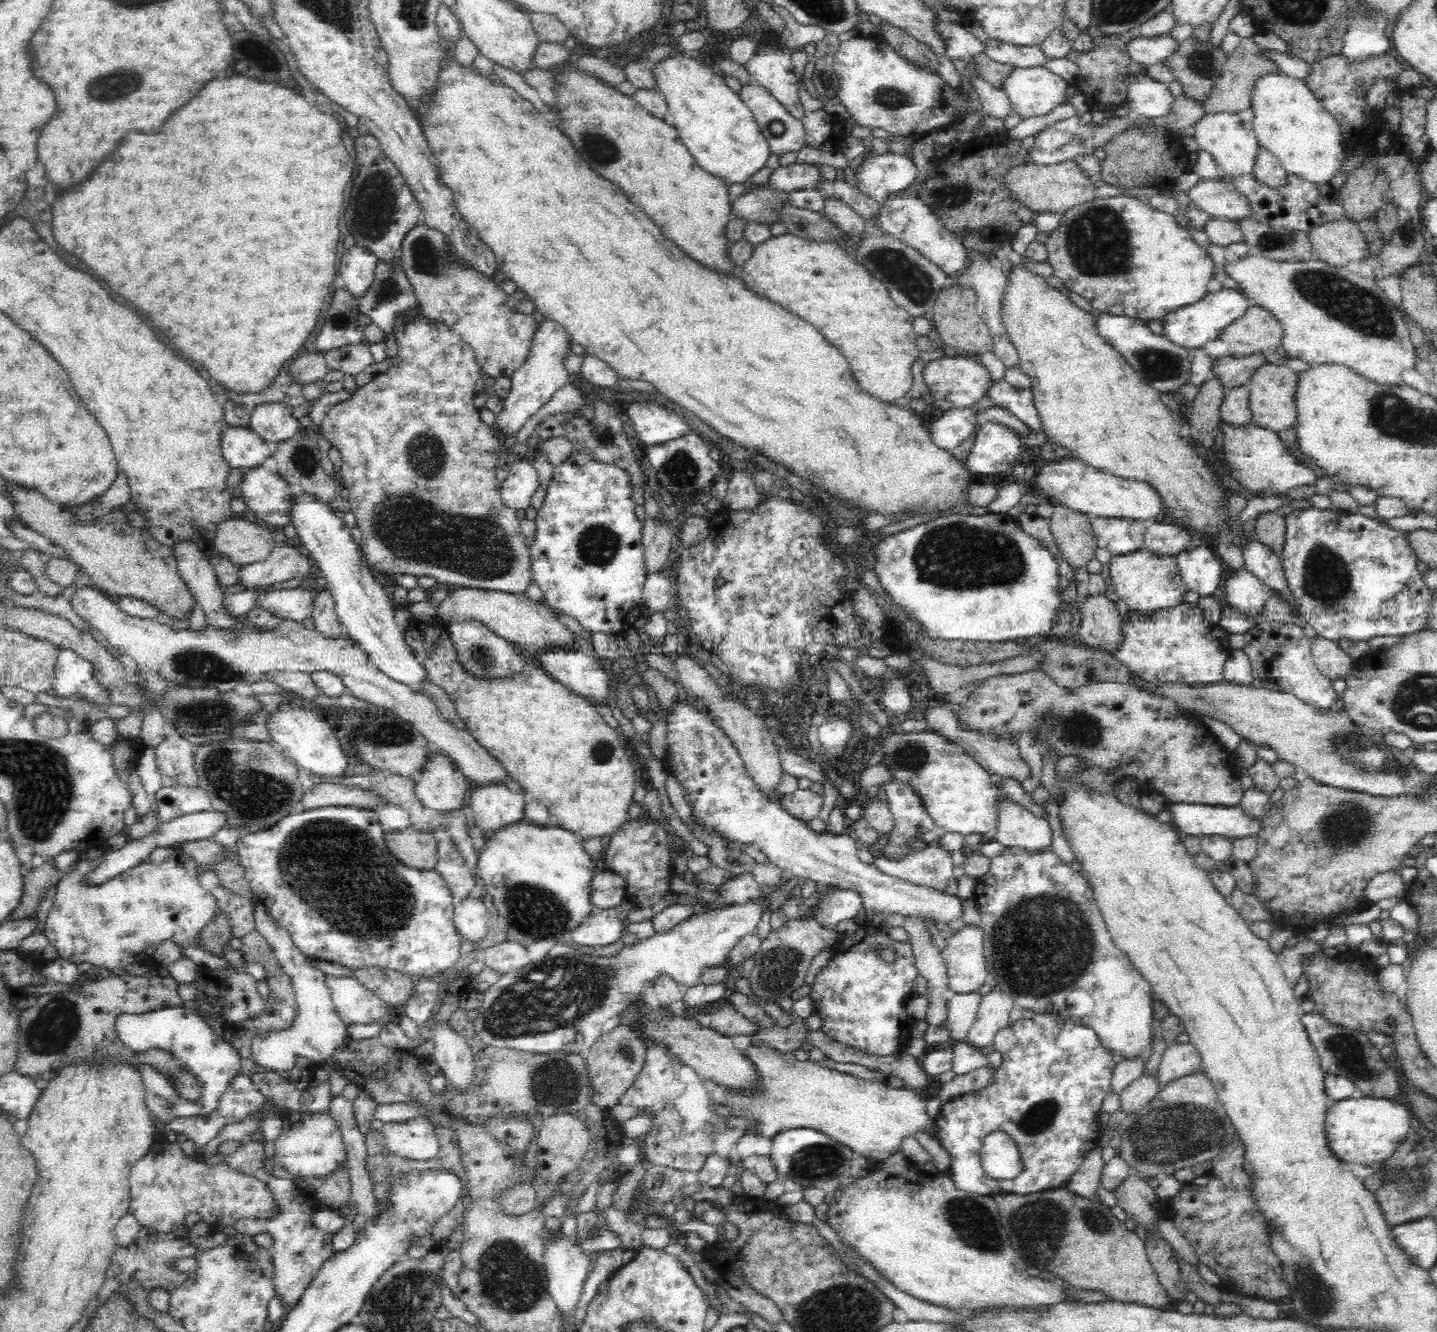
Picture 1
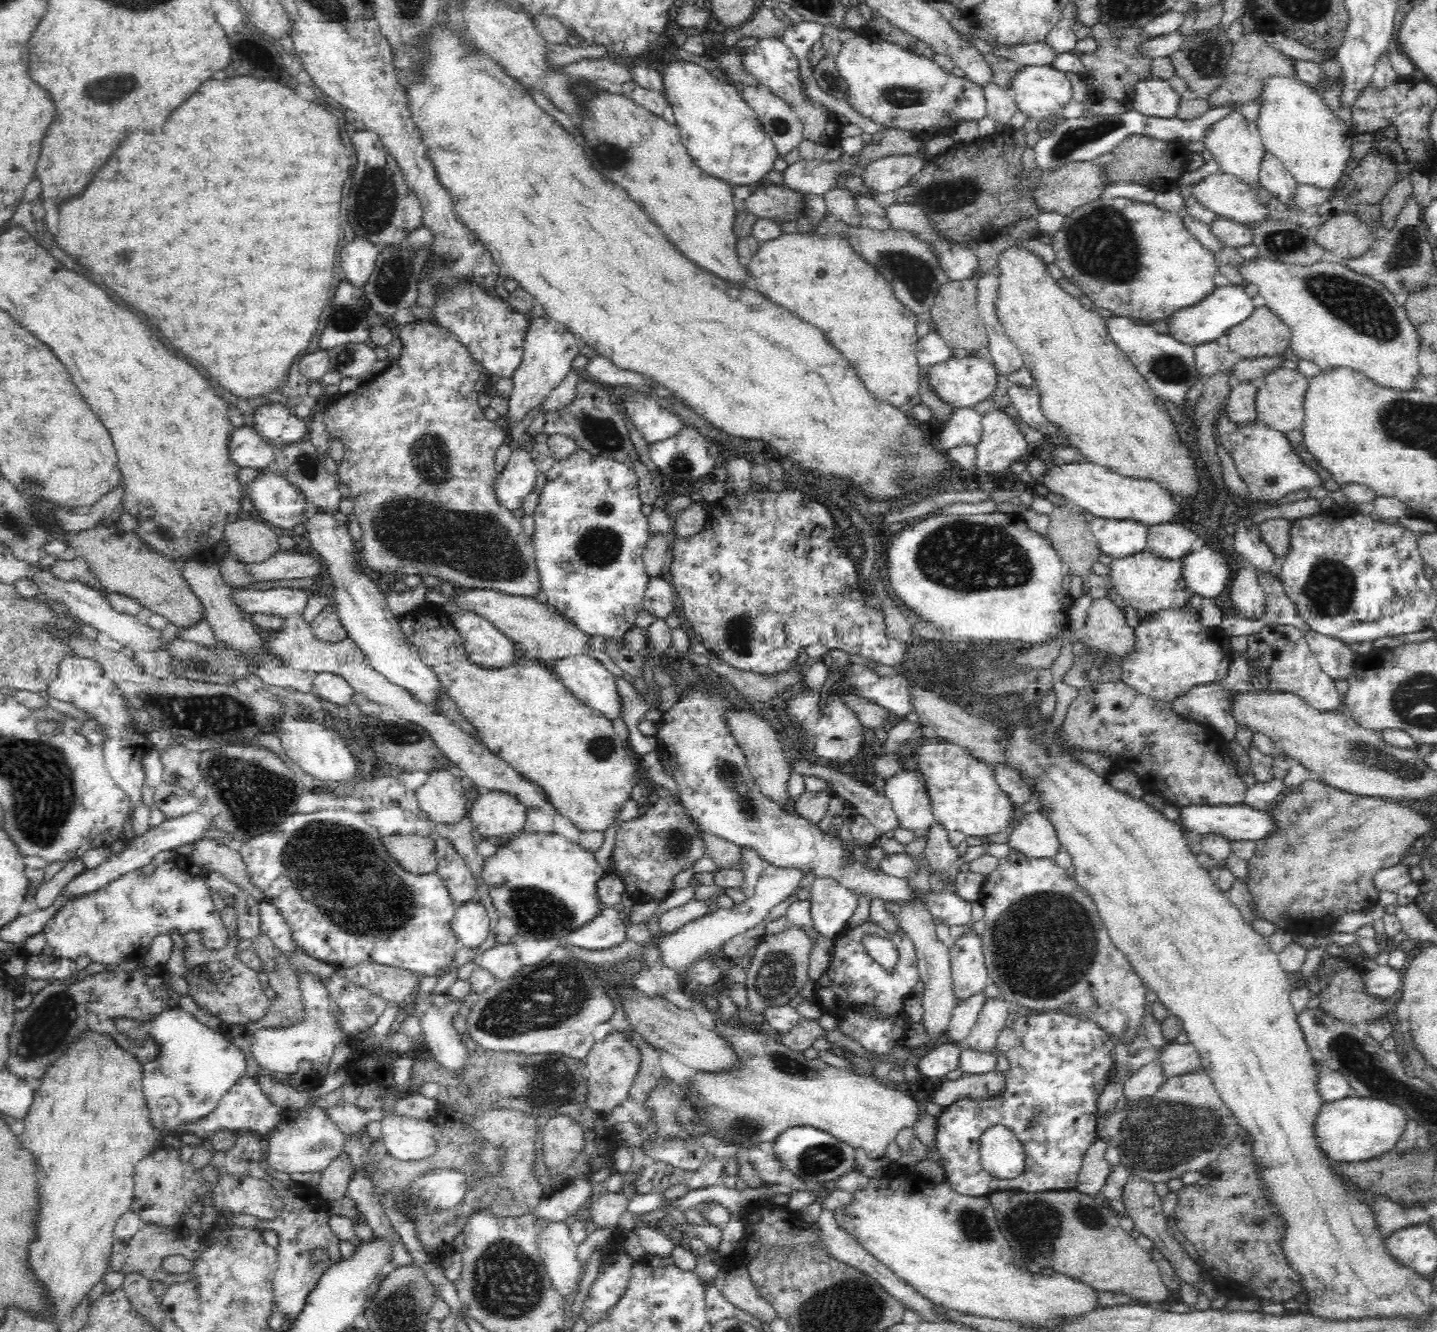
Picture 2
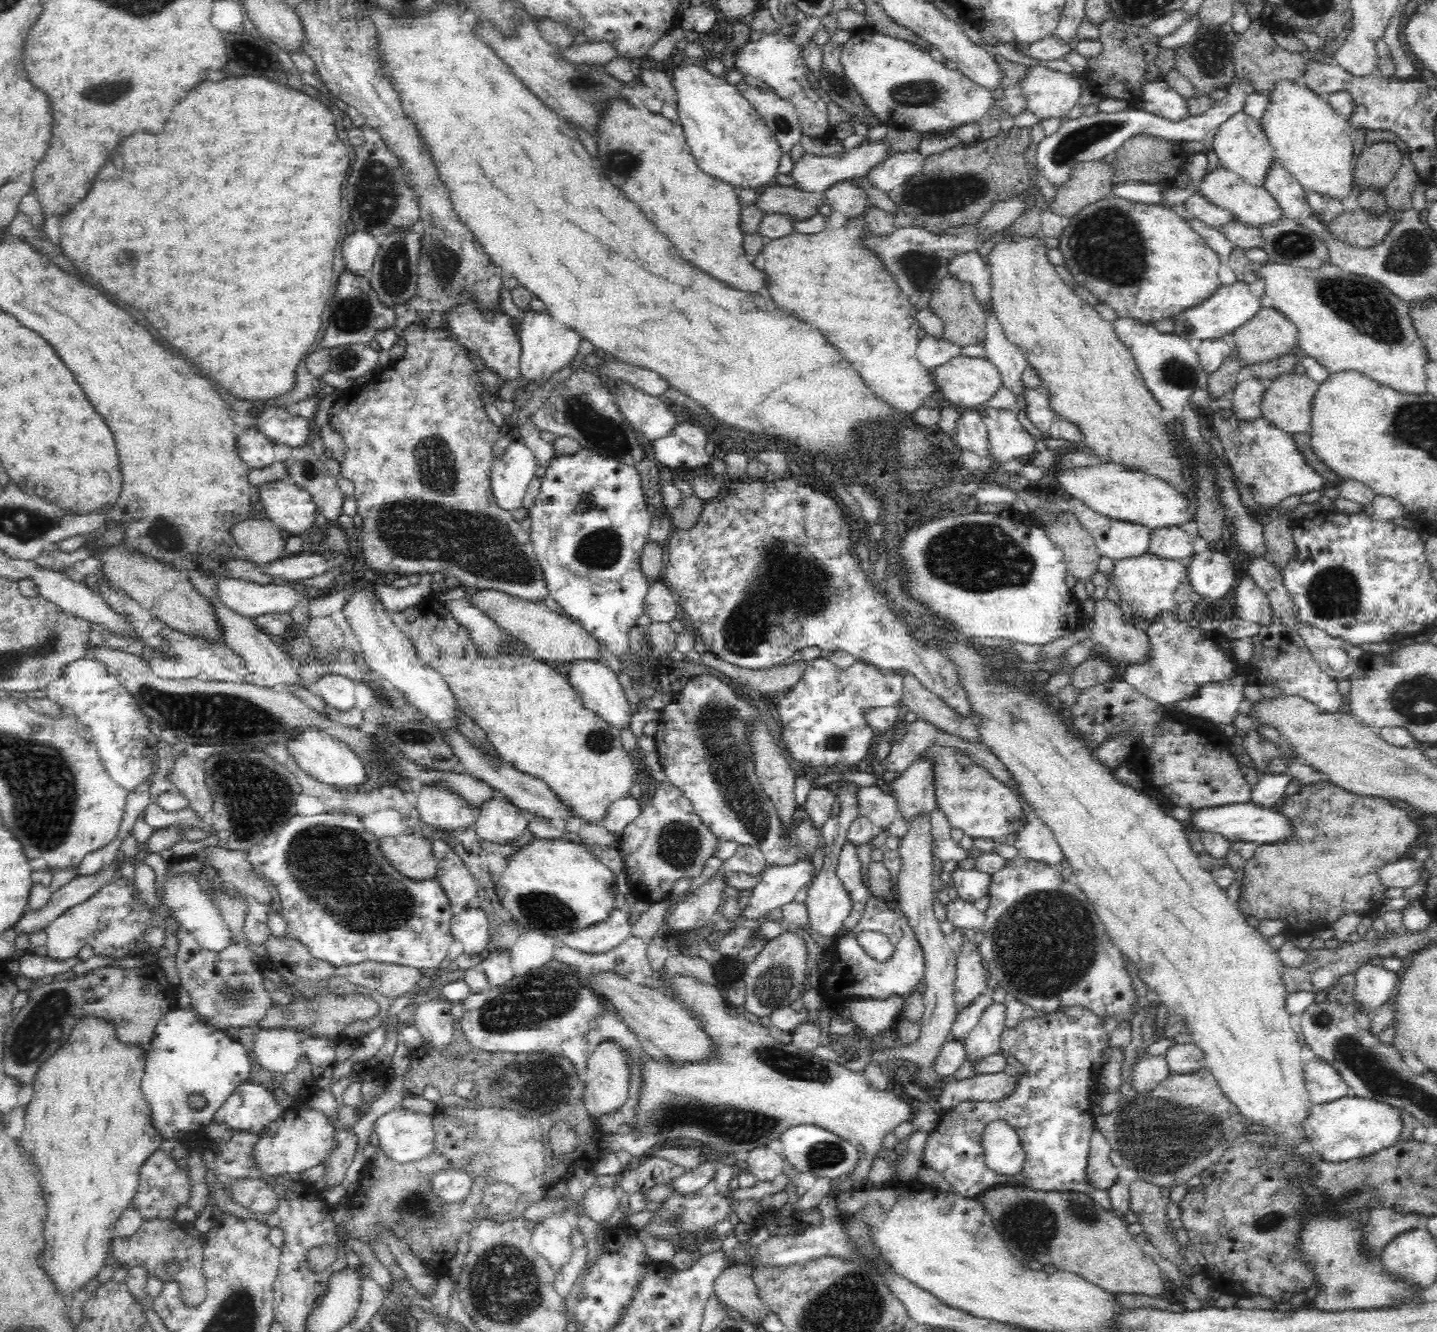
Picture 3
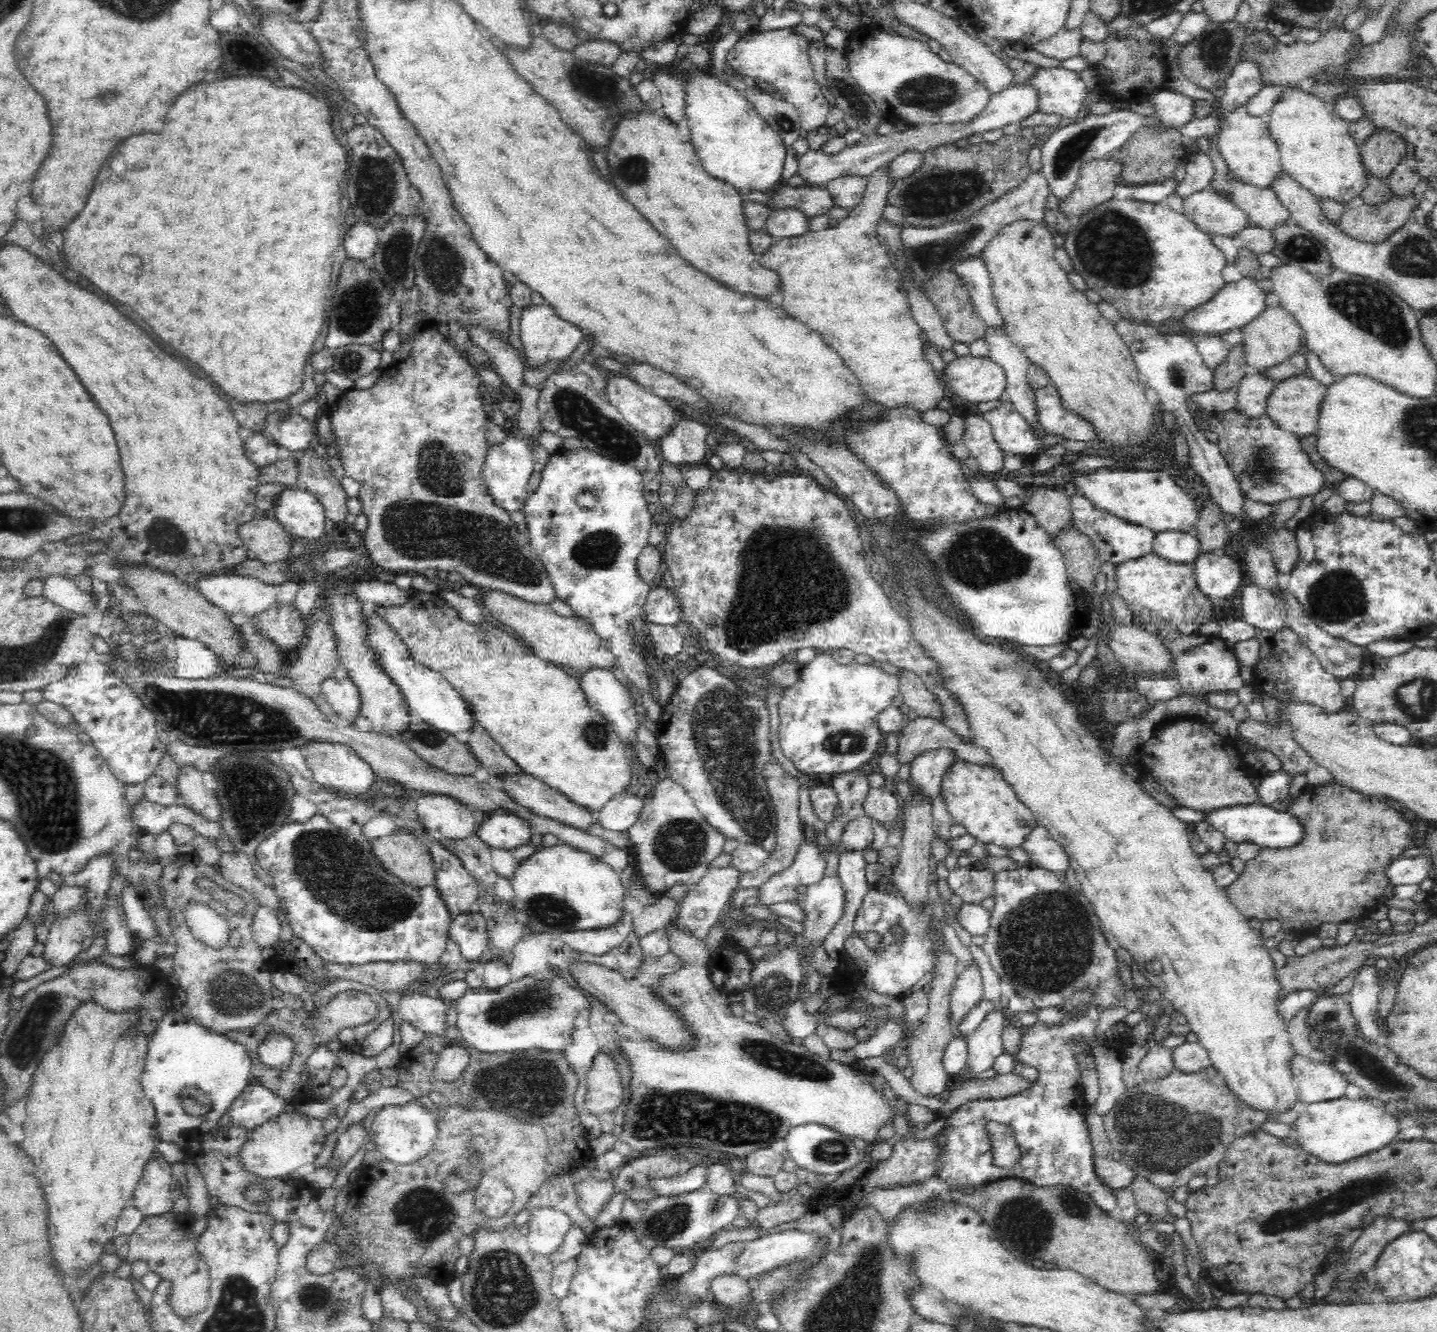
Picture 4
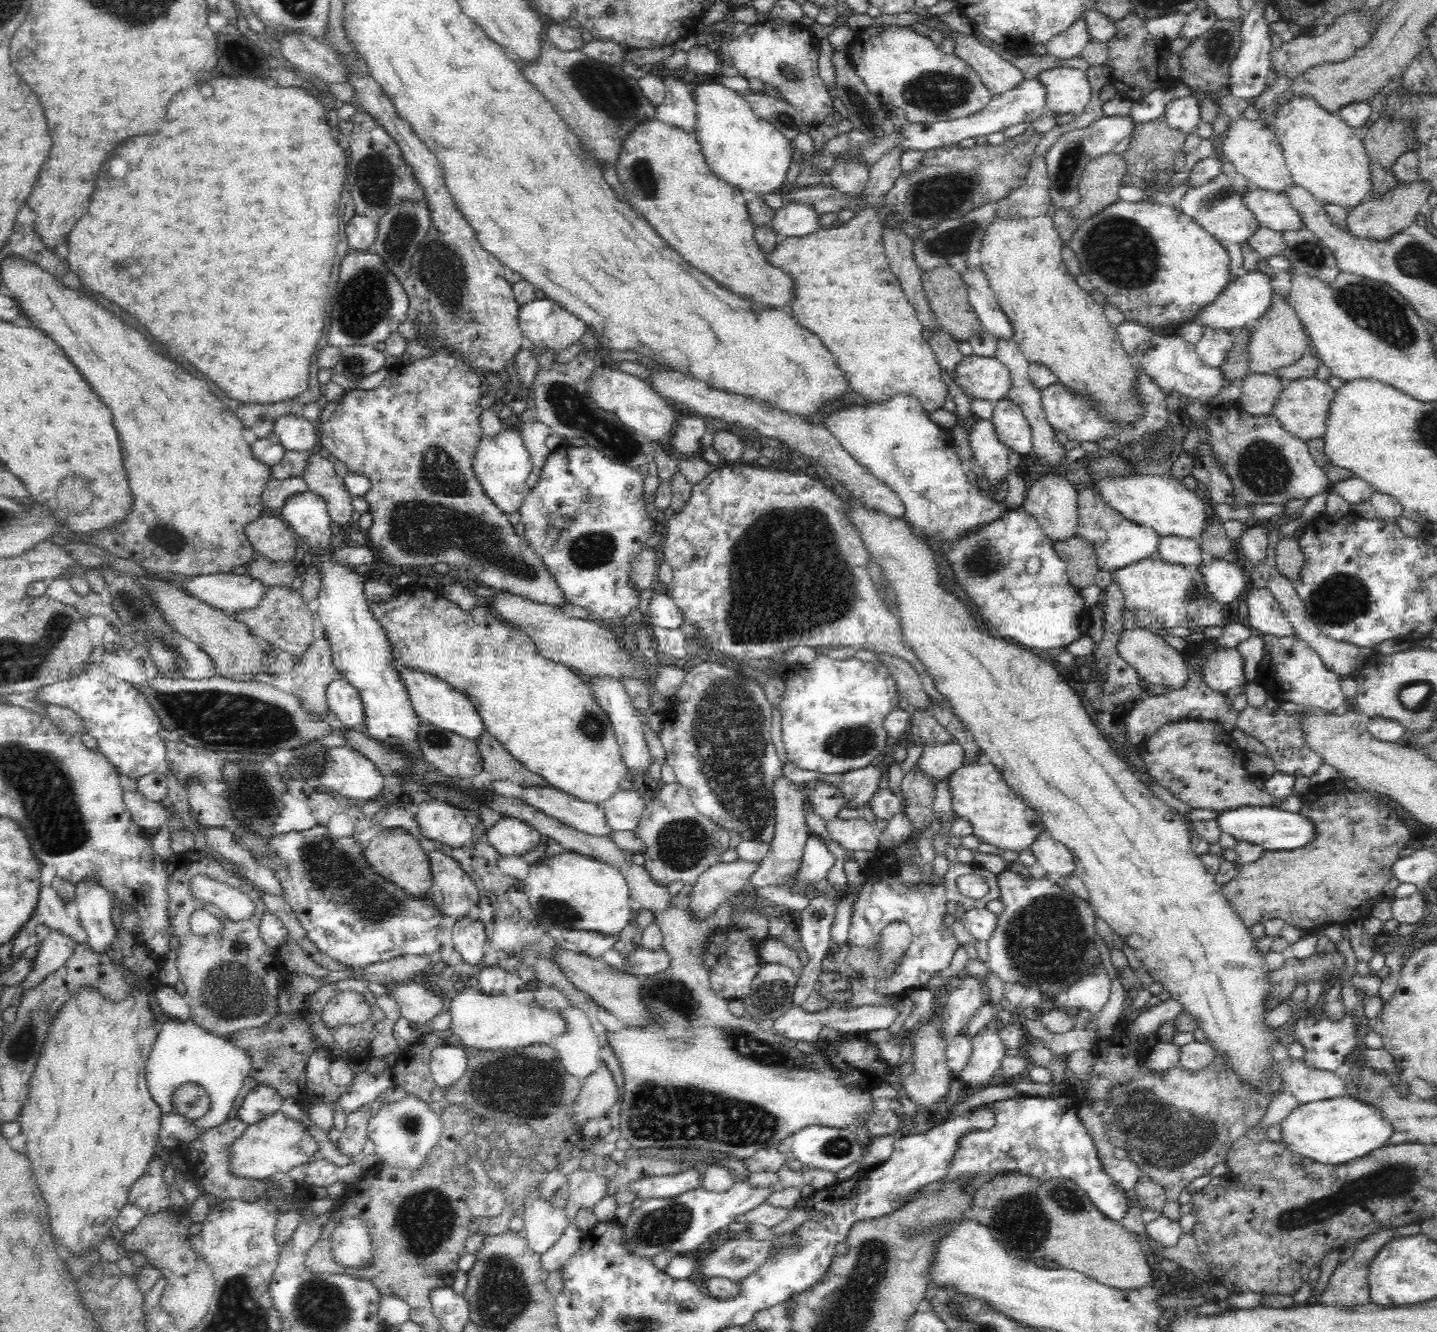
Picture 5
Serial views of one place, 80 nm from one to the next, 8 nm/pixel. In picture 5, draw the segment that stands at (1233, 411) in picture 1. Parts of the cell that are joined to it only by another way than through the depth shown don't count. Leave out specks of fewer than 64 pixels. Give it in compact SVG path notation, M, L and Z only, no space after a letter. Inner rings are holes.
M1249 373L1244 382L1239 382L1241 396L1238 400L1239 406L1251 416L1267 416L1275 408L1276 400L1280 399L1285 390L1283 381L1273 374L1253 374Z

